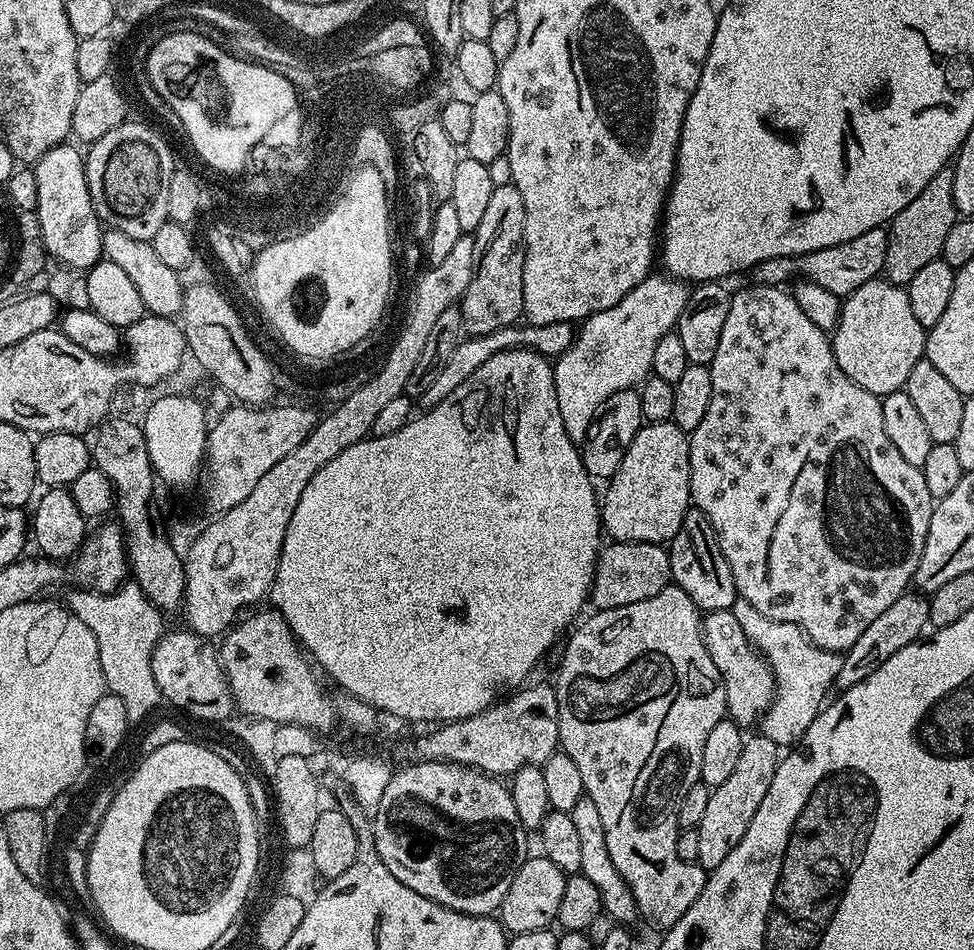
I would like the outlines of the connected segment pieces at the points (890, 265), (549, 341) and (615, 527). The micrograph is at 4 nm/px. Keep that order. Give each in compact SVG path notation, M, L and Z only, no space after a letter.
M946 167L930 182L926 182L926 187L922 189L922 194L906 206L887 225L888 245L886 246L886 262L884 263L883 275L892 284L906 286L926 262L940 259L942 242L946 242L946 233L950 226L958 218L956 207L954 206L954 186L952 185L952 169Z
M573 322L525 323L523 325L524 328L520 327L521 325L519 323L514 323L500 330L494 330L490 334L468 336L467 338L461 339L454 346L453 353L446 360L446 364L435 375L434 382L418 398L419 407L424 410L430 409L438 402L442 402L442 398L446 398L446 394L454 394L454 390L458 390L458 386L462 382L466 382L466 378L470 378L470 374L474 374L474 370L478 370L478 366L482 366L482 362L486 362L494 354L505 352L511 348L530 348L538 354L555 358L562 355L572 345L572 341L576 339L577 333Z
M645 423L643 428L634 434L634 442L626 446L626 454L622 457L622 466L607 481L605 492L602 492L600 519L605 533L608 532L613 541L650 542L651 544L667 545L678 534L688 513L692 491L690 490L690 450L688 449L689 433L684 432L677 424Z

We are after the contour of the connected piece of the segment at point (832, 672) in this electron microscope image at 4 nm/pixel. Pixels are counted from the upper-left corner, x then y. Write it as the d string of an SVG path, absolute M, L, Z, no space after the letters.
M737 598L730 610L734 618L738 618L738 626L742 626L748 641L764 655L776 679L776 693L766 714L760 719L759 731L782 750L791 749L799 745L806 730L810 730L810 722L814 722L829 699L828 691L833 691L844 657L839 652L822 650L797 624L766 618L766 614L754 610L750 602Z

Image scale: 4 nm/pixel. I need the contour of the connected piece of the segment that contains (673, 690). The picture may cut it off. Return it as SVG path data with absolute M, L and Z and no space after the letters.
M669 586L646 602L634 602L630 606L617 608L602 608L591 614L593 616L589 620L581 619L571 629L567 637L568 645L562 648L560 663L555 669L557 672L554 687L558 698L558 722L560 723L559 747L567 756L574 758L574 766L578 766L582 774L585 793L592 799L594 806L598 806L598 815L602 818L602 830L606 830L606 850L610 852L610 862L614 862L614 870L618 870L626 886L630 886L630 894L634 894L636 899L639 919L645 920L652 928L667 930L674 926L674 922L678 922L678 918L682 918L682 914L686 914L686 910L690 910L690 906L694 906L694 898L702 894L702 886L706 879L705 869L699 864L678 858L676 849L678 806L686 790L690 790L690 786L694 786L700 779L702 749L706 747L706 738L710 730L714 730L714 726L718 726L718 722L725 719L728 699L724 693L724 679L718 674L718 666L714 666L714 658L710 658L704 645L702 613L690 598L690 594L686 594L686 590Z

